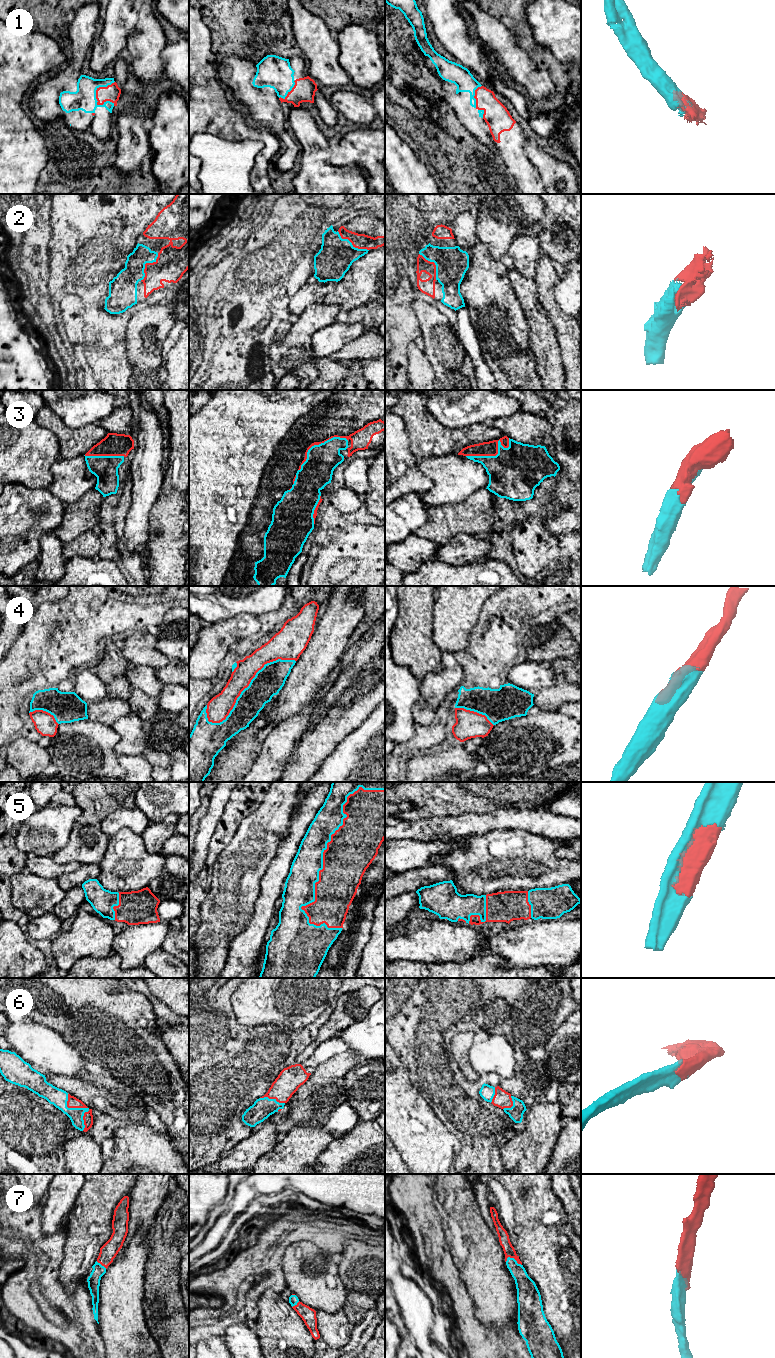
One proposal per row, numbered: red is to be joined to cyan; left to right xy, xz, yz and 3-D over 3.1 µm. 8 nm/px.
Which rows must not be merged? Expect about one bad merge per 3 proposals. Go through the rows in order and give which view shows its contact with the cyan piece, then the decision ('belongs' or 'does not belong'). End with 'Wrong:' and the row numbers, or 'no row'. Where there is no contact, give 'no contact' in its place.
1: meets cyan in xy; belongs
2: meets cyan in xy; belongs
3: meets cyan in yz; belongs
4: meets cyan in xz; belongs
5: meets cyan in xz; belongs
6: meets cyan in xy; belongs
7: meets cyan in yz; belongs
Wrong: no row

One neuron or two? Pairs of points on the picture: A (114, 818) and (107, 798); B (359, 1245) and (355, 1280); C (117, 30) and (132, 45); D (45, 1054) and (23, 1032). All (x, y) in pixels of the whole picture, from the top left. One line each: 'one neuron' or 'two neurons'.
A: two neurons
B: one neuron
C: two neurons
D: one neuron

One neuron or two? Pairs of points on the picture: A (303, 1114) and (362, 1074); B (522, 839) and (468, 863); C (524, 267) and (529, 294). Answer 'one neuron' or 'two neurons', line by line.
A: two neurons
B: one neuron
C: two neurons

